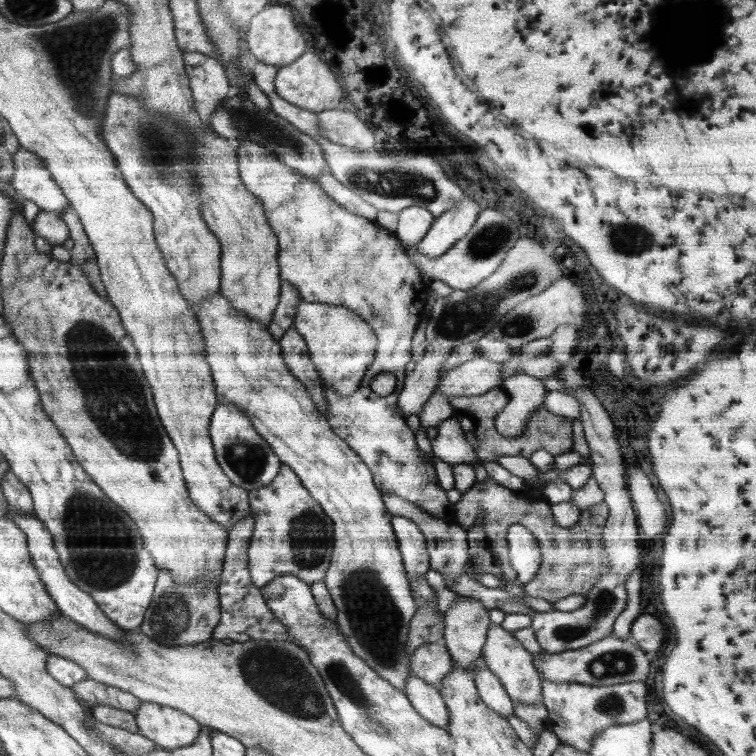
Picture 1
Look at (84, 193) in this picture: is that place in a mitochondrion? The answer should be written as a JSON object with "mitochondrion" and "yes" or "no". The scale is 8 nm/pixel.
{"mitochondrion":"no"}

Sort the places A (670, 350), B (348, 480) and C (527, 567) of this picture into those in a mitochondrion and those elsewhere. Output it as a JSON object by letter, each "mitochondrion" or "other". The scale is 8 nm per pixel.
{"A":"other","B":"other","C":"other"}

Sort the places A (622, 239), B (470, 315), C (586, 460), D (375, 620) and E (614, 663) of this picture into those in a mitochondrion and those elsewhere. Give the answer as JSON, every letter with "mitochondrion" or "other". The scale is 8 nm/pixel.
{"A":"mitochondrion","B":"mitochondrion","C":"other","D":"mitochondrion","E":"mitochondrion"}

